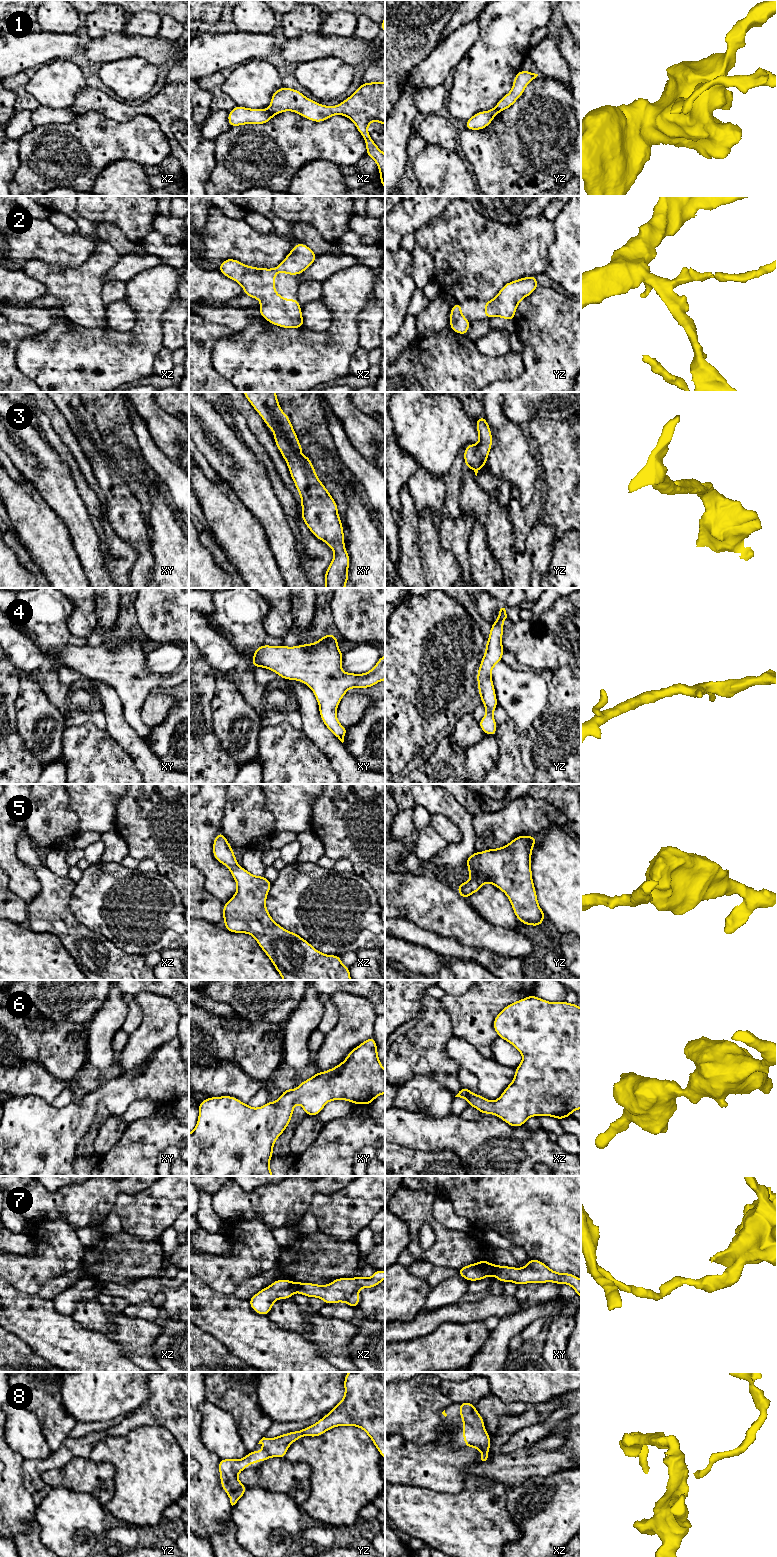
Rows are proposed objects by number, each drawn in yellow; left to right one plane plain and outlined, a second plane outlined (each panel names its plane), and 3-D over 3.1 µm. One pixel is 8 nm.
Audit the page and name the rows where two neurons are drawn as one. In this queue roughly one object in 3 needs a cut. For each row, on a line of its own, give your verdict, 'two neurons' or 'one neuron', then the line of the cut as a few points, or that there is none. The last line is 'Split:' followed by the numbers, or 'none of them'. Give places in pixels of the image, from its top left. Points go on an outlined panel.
1: two neurons; cut in xz along (267, 109), (272, 115)
2: one neuron; no cut
3: one neuron; no cut
4: one neuron; no cut
5: one neuron; no cut
6: one neuron; no cut
7: one neuron; no cut
8: one neuron; no cut
Split: 1

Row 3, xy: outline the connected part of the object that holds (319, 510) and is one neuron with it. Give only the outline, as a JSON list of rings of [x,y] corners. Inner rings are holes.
[[[276,392],[243,393],[273,431],[274,441],[301,496],[302,520],[315,537],[333,549],[334,558],[325,572],[324,588],[345,588],[350,557],[344,544],[343,523],[337,503],[318,479],[310,458],[297,455],[304,451],[288,415],[279,405]]]

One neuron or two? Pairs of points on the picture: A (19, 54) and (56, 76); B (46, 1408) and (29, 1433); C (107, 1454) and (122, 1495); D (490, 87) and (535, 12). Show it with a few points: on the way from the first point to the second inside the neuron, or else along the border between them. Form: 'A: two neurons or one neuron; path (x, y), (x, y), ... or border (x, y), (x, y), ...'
A: two neurons; border (66, 59), (55, 59), (50, 62)
B: two neurons; border (33, 1413), (46, 1442)
C: one neuron; path (118, 1462), (122, 1466), (122, 1484)
D: one neuron; path (490, 68), (497, 54), (520, 31)

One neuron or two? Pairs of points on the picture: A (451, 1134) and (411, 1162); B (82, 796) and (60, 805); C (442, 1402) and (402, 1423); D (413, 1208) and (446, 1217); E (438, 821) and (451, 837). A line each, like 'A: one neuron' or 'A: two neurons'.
A: two neurons
B: two neurons
C: one neuron
D: two neurons
E: one neuron

